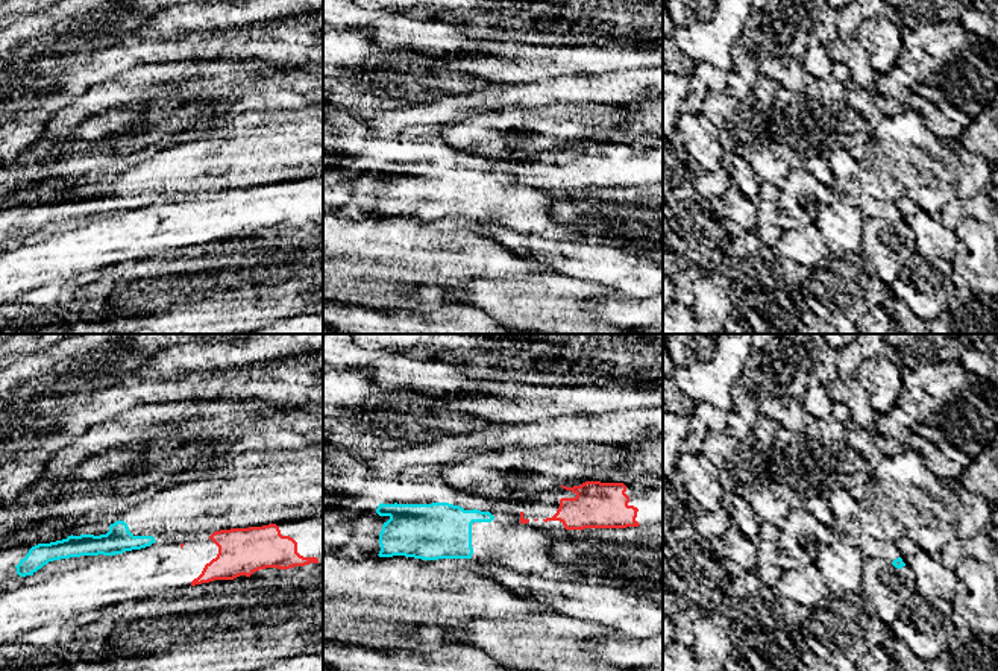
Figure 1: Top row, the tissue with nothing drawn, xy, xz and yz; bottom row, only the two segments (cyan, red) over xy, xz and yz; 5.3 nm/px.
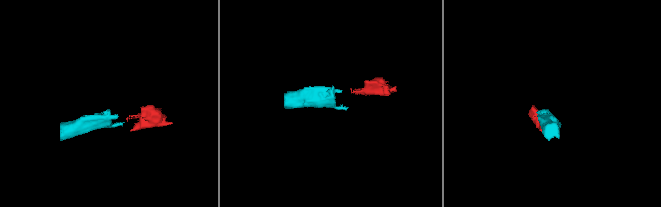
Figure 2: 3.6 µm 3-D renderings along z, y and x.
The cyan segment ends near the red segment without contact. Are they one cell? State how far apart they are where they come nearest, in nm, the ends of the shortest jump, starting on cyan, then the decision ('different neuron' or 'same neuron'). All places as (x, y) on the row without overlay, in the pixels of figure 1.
gap 140 nm; span xy (155, 201), (181, 204); different neuron

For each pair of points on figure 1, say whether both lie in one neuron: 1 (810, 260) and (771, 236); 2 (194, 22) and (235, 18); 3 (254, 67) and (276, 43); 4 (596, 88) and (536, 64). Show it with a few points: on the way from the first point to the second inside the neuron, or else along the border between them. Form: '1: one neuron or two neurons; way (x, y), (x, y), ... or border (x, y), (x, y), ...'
1: two neurons; border (810, 223), (801, 228), (786, 228), (774, 248)
2: one neuron; way (205, 18), (225, 18)
3: two neurons; border (225, 59), (266, 59), (275, 64), (296, 66)
4: two neurons; border (599, 72), (593, 75), (564, 75), (561, 78)

